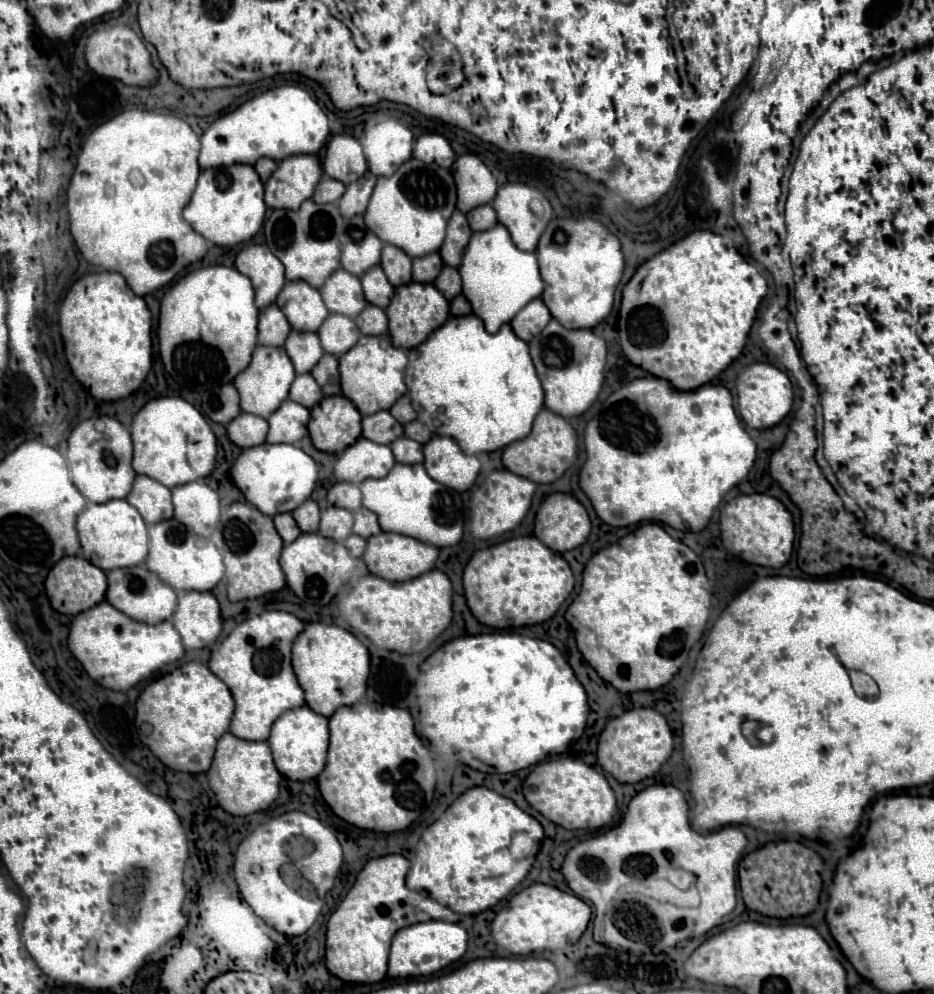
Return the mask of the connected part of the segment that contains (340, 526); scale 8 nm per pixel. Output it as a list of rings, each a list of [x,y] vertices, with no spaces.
[[[327,506],[323,510],[319,534],[323,534],[325,538],[333,538],[333,540],[341,542],[351,532],[353,532],[353,514],[349,510],[343,510],[337,506]]]

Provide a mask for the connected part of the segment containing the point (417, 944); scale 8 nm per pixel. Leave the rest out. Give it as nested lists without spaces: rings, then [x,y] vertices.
[[[429,920],[401,928],[393,936],[391,954],[389,954],[389,978],[407,978],[407,976],[429,976],[441,968],[457,962],[467,950],[467,932],[459,924]]]

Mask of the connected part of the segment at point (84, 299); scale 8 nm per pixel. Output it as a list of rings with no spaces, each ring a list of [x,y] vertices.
[[[119,272],[79,278],[61,304],[59,328],[71,372],[97,400],[127,398],[151,370],[151,312]]]

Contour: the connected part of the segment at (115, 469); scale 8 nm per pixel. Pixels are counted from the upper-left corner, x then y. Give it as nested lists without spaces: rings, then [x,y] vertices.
[[[97,416],[83,420],[69,436],[65,456],[71,464],[71,478],[75,488],[91,502],[107,502],[125,498],[133,486],[135,472],[131,468],[131,436],[129,430],[115,418]]]

